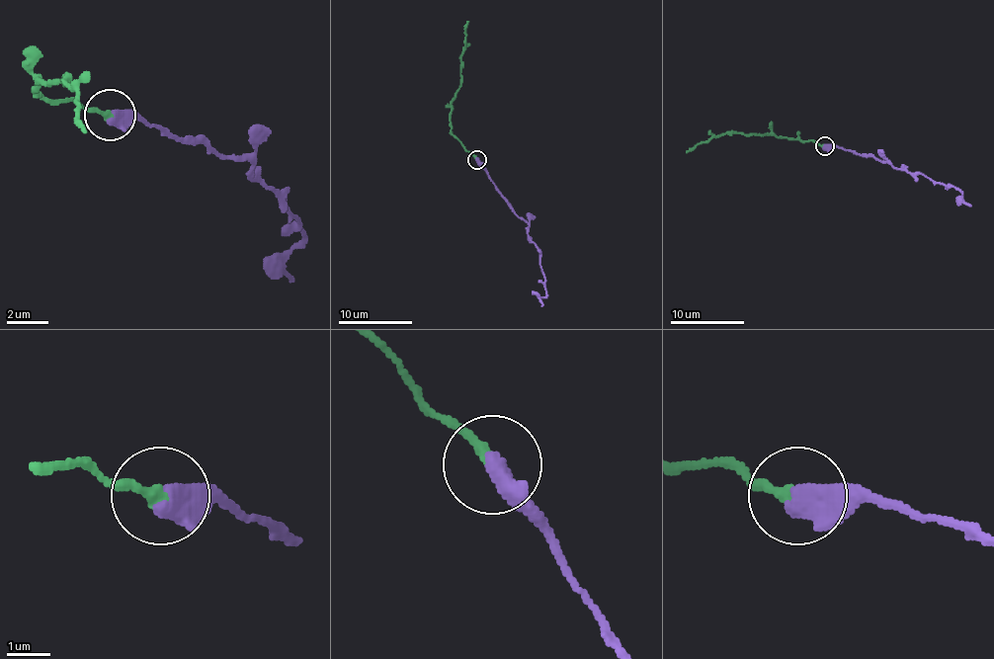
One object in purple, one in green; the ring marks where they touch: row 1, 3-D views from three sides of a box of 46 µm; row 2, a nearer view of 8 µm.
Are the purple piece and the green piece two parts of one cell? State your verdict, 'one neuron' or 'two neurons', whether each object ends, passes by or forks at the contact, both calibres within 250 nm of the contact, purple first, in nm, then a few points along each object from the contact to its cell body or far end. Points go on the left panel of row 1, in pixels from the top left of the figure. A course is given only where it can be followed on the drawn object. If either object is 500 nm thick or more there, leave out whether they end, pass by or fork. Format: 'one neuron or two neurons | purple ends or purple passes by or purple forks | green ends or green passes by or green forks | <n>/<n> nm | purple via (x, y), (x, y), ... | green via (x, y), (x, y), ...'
one neuron | 550/240 nm | purple via (108, 117), (201, 136), (252, 162), (252, 178), (283, 193), (297, 223), (303, 244), (288, 265), (288, 281) | green via (108, 117), (37, 96), (37, 85), (62, 80), (67, 75), (88, 131)

